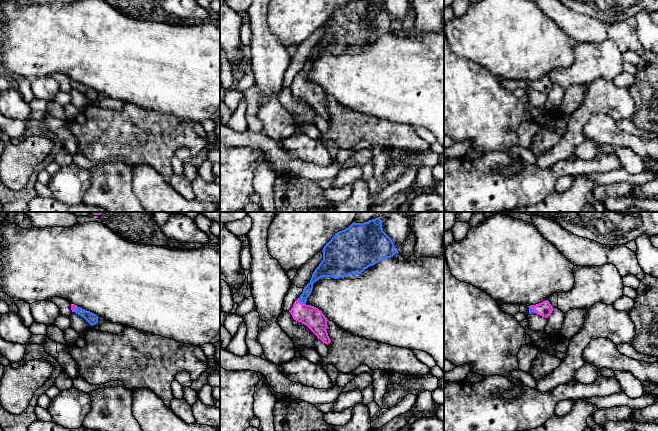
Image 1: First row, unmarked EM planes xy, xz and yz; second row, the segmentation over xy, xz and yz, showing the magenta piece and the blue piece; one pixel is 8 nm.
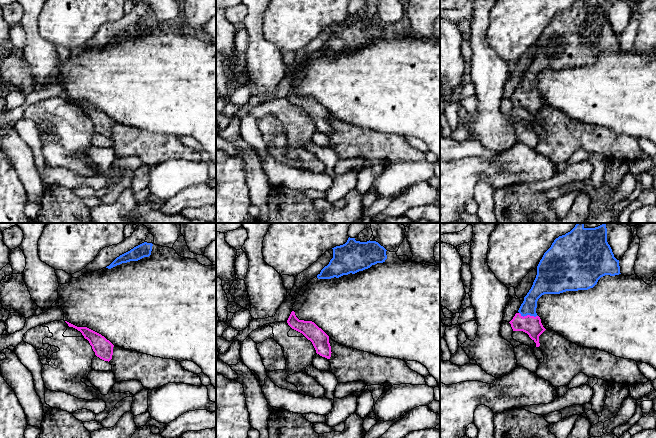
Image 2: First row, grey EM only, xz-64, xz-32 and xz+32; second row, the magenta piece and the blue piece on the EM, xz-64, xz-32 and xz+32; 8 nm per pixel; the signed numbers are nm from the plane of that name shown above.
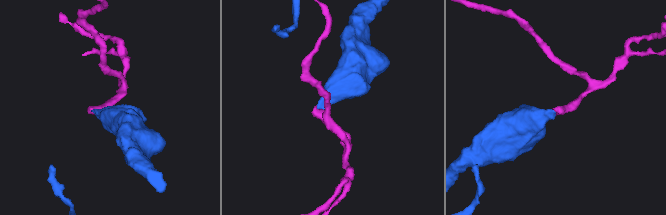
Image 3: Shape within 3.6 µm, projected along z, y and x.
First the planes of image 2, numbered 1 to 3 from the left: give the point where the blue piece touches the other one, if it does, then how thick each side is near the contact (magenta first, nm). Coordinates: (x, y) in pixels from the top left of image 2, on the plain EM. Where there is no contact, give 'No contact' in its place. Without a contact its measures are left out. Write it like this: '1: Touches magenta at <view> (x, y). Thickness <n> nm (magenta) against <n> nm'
1: No contact
2: No contact
3: Touches magenta at xz+32 (528, 91). Thickness 150 nm (magenta) against 130 nm

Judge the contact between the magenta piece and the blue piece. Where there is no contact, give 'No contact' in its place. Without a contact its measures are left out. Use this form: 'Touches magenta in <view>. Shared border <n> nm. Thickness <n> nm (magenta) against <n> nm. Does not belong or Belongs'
Touches magenta in xz. Shared border 80 nm. Thickness 170 nm (magenta) against 70 nm. Belongs

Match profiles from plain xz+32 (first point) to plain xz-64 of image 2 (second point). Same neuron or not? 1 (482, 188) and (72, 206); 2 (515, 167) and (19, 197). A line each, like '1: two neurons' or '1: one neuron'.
1: two neurons
2: one neuron

